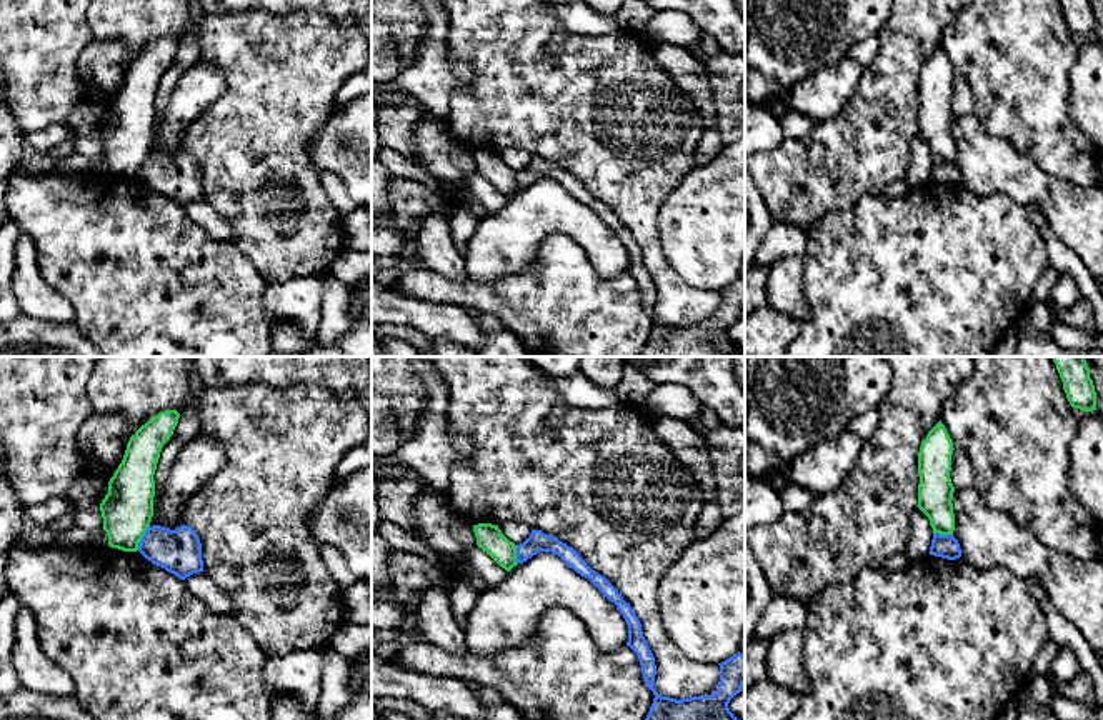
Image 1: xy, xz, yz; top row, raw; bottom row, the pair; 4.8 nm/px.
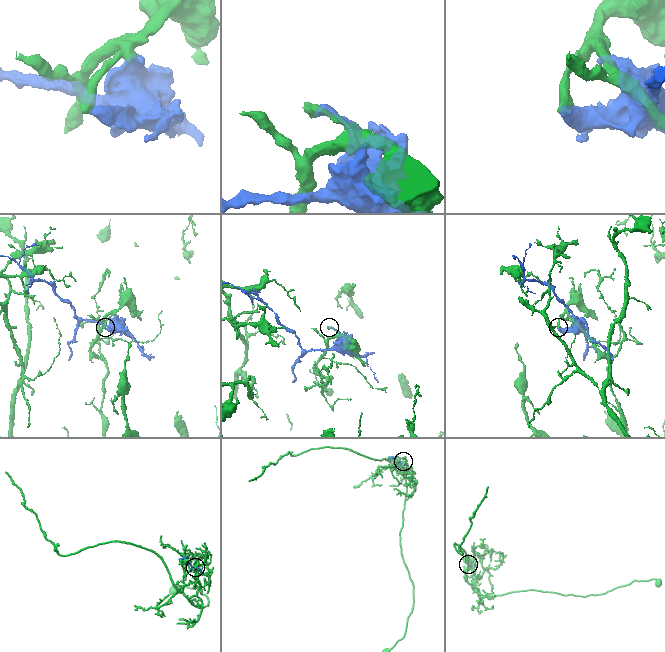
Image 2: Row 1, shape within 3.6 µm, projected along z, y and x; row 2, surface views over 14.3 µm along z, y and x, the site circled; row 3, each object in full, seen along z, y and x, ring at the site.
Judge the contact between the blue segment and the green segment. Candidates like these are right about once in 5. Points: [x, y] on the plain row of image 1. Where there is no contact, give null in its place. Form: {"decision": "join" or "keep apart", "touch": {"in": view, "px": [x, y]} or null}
{"decision": "keep apart", "touch": {"in": "xy", "px": [142, 164]}}

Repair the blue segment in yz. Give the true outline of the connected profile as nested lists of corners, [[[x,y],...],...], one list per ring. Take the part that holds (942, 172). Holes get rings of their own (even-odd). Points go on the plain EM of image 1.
[[[933,160],[930,182],[956,187],[961,183],[961,175],[953,162]]]

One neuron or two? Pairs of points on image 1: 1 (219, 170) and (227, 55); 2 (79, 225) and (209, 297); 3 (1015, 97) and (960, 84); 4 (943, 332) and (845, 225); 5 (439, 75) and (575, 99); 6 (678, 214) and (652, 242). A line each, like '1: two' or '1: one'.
1: one
2: one
3: two
4: one
5: two
6: two

